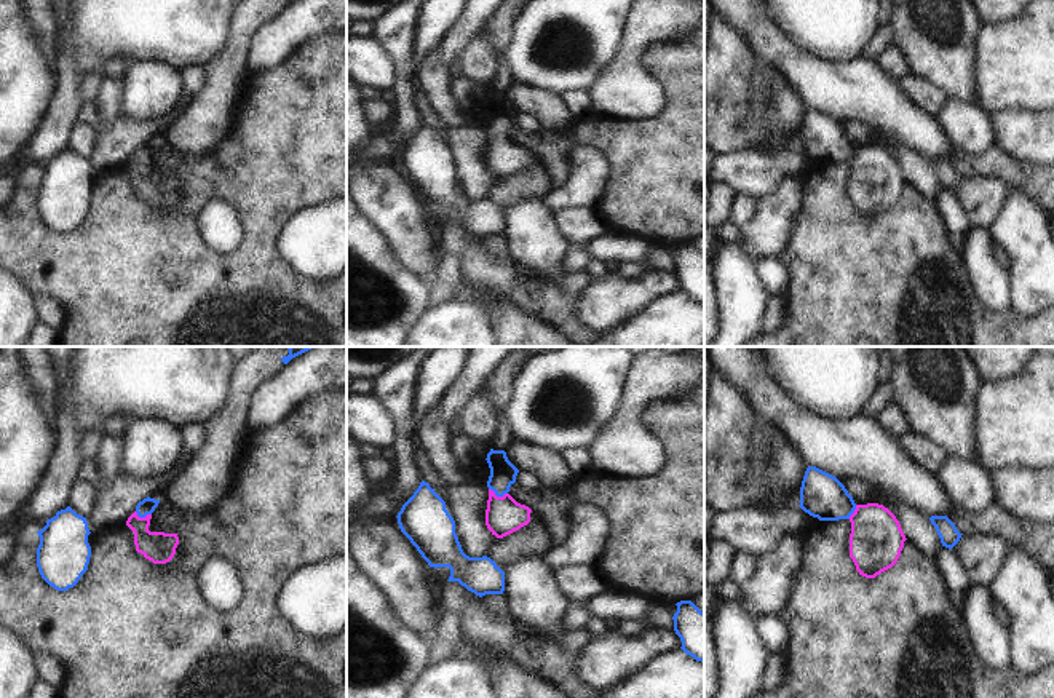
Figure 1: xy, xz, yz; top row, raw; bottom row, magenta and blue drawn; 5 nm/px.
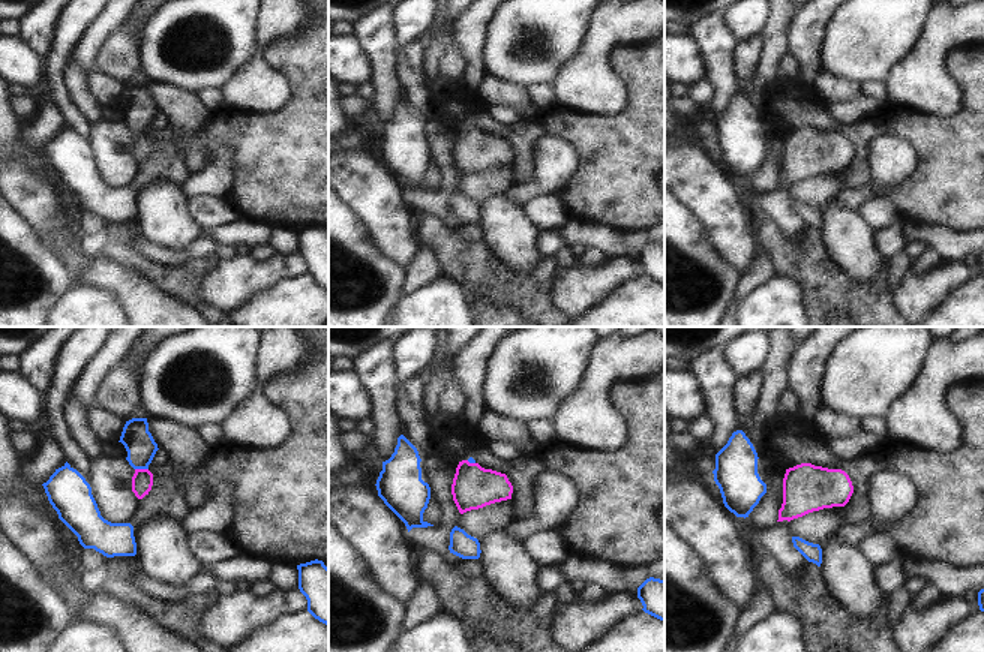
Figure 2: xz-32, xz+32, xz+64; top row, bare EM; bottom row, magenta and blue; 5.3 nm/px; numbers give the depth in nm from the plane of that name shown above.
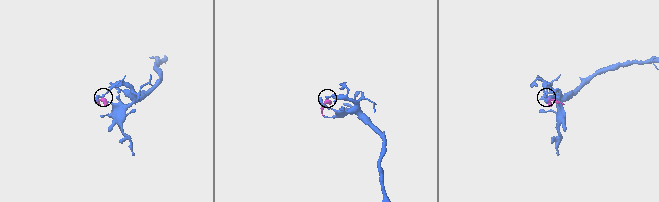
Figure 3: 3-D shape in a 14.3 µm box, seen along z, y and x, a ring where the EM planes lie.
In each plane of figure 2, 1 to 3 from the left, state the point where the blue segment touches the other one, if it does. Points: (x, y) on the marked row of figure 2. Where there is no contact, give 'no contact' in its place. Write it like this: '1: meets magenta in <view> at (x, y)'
1: meets magenta in xz-32 at (141, 469)
2: meets magenta in xz+32 at (471, 463)
3: no contact

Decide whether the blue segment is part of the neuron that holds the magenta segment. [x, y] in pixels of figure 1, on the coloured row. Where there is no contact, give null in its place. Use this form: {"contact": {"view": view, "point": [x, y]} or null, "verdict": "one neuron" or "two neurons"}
{"contact": {"view": "xz", "point": [499, 497]}, "verdict": "one neuron"}

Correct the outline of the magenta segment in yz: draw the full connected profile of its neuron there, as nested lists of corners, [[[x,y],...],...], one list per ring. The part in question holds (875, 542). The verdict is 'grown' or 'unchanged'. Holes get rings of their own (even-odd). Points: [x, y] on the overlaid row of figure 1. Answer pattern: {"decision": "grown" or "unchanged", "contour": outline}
{"decision": "grown", "contour": [[[808,466],[798,506],[819,521],[851,522],[850,557],[859,575],[875,578],[897,562],[907,538],[896,516],[878,503],[856,505],[835,476]]]}

